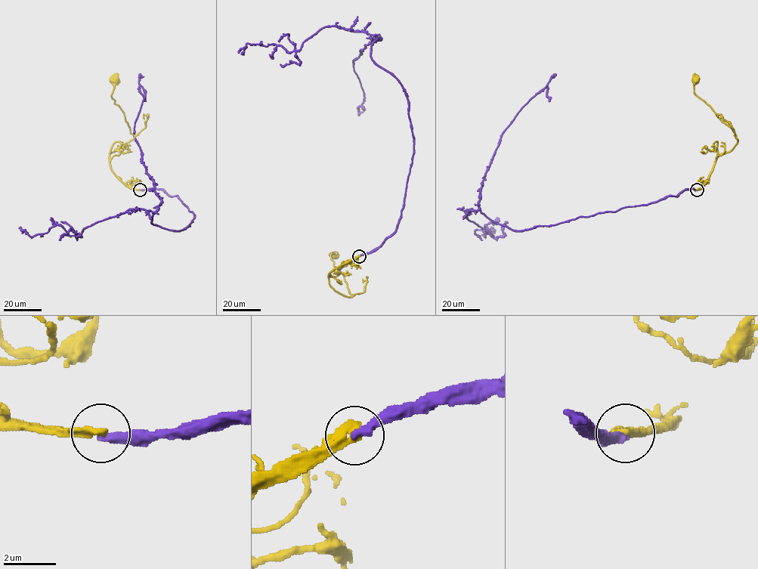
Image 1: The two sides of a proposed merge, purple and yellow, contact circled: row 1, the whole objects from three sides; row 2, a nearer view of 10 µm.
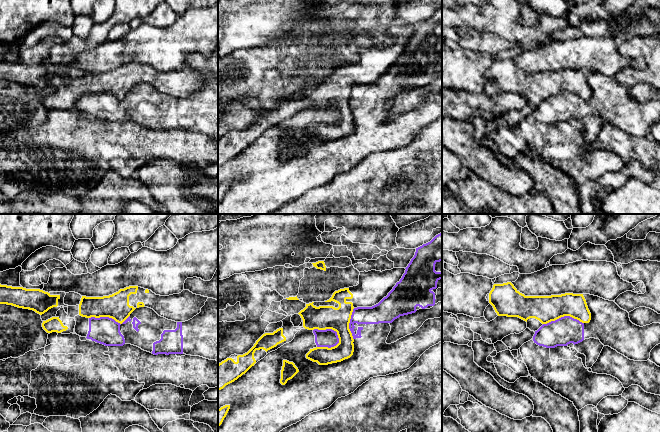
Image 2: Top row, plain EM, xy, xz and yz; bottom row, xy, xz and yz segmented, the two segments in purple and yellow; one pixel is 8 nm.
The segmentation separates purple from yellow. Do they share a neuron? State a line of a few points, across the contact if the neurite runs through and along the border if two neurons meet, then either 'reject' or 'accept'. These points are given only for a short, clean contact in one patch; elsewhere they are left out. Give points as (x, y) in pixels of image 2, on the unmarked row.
reject

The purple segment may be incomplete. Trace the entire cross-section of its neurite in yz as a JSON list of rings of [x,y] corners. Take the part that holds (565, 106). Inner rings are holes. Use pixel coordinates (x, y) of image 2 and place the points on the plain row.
[[[590,70],[583,72],[591,89],[589,99],[582,99],[570,92],[561,93],[535,107],[534,119],[555,124],[595,114],[630,136],[649,136],[651,126],[660,120],[660,99],[637,102],[630,97],[629,89],[614,77]]]

